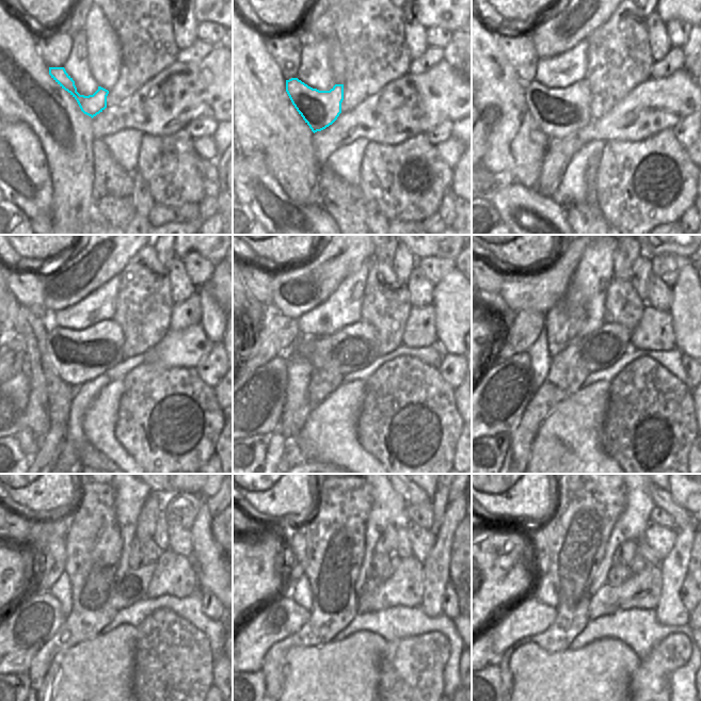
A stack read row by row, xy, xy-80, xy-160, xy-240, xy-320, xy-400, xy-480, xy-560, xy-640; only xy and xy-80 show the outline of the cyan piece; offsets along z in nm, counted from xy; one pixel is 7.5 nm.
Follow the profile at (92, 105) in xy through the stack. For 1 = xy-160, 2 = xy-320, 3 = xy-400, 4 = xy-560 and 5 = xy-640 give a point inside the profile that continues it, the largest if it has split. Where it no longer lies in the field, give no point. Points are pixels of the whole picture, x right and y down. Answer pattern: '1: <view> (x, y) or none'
1: xy-160 (558, 112)
2: xy-320 (354, 347)
3: xy-400 (599, 350)
4: xy-560 (370, 585)
5: xy-640 (637, 564)

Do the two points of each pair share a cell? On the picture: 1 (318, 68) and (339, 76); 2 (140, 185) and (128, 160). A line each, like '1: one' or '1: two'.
1: two
2: two

